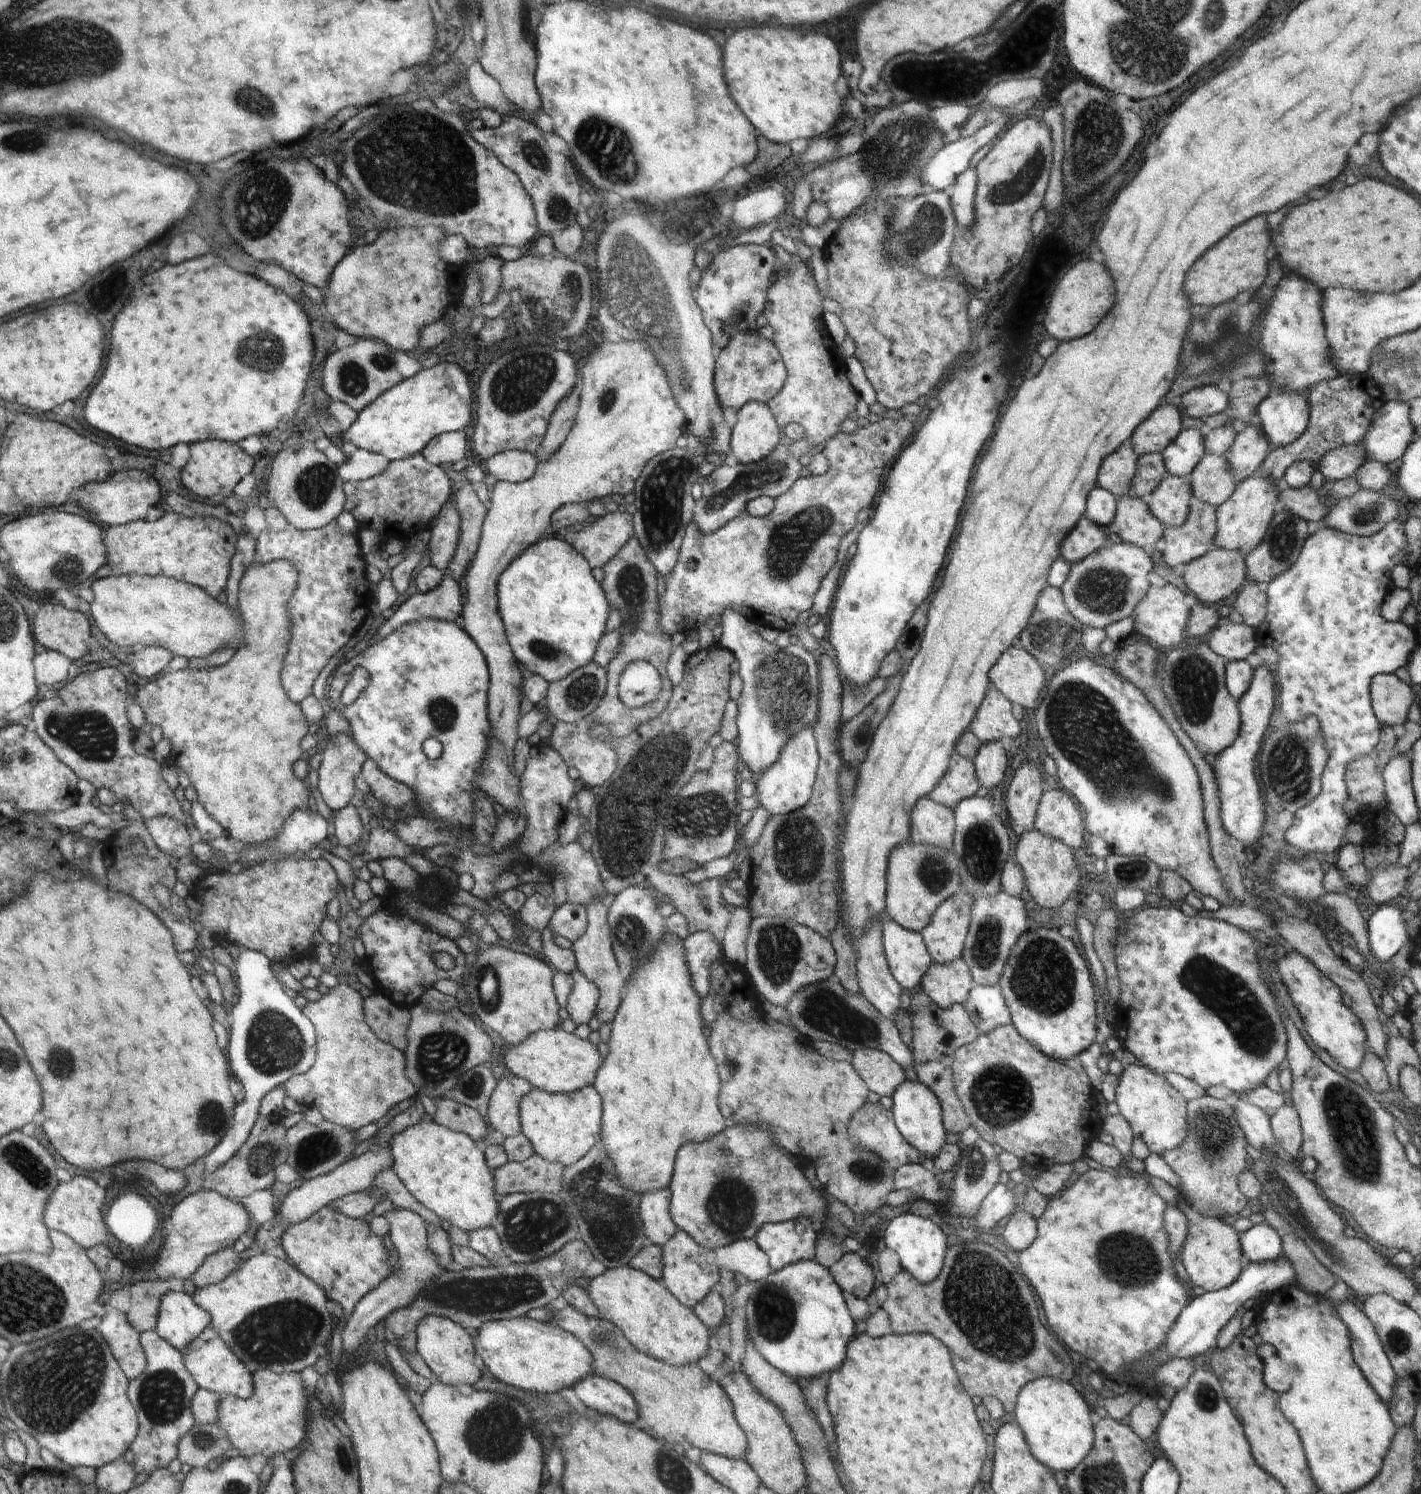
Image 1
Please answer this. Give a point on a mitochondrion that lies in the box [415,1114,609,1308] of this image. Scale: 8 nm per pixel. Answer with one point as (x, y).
(534, 1225)

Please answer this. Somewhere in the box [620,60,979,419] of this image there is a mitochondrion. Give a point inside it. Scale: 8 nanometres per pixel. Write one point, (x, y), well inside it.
(899, 143)

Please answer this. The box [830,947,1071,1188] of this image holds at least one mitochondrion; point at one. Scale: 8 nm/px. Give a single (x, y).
(1000, 1097)

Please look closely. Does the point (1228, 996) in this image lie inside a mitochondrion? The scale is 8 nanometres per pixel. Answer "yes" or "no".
yes

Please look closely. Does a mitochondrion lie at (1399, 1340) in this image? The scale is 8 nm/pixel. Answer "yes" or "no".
yes

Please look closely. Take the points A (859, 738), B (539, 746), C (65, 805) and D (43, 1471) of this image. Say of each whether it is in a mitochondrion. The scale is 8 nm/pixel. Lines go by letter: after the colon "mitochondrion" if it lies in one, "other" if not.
A: mitochondrion
B: other
C: other
D: other

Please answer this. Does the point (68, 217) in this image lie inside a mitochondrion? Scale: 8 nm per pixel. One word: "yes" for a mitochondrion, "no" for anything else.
no

